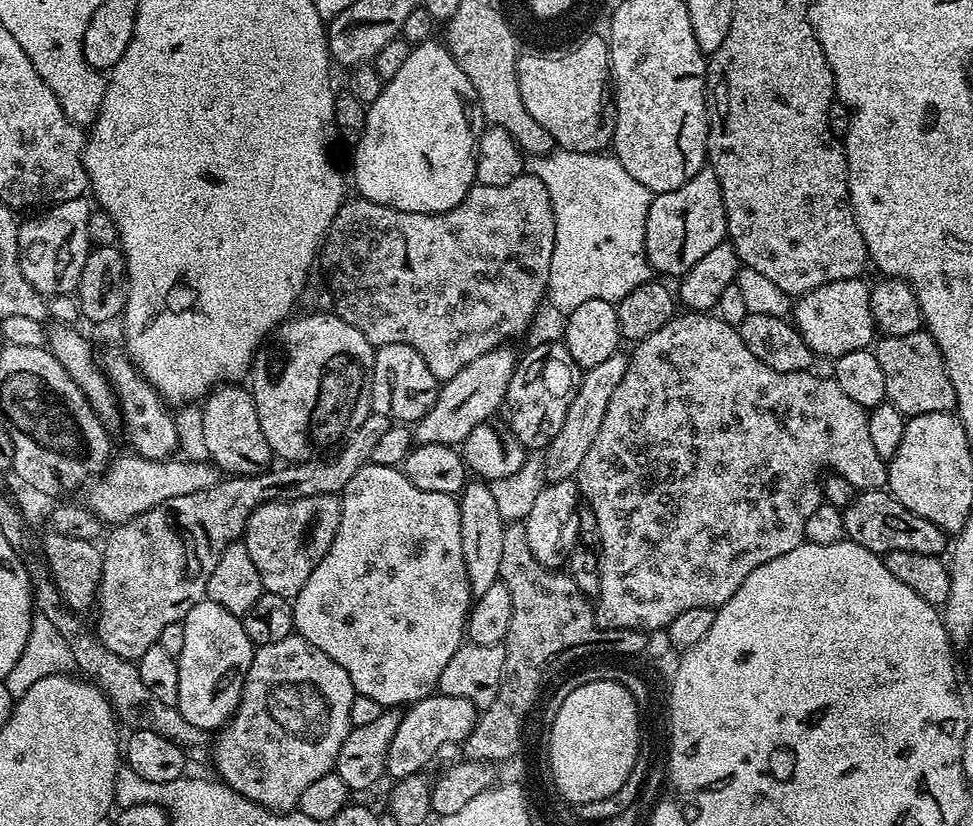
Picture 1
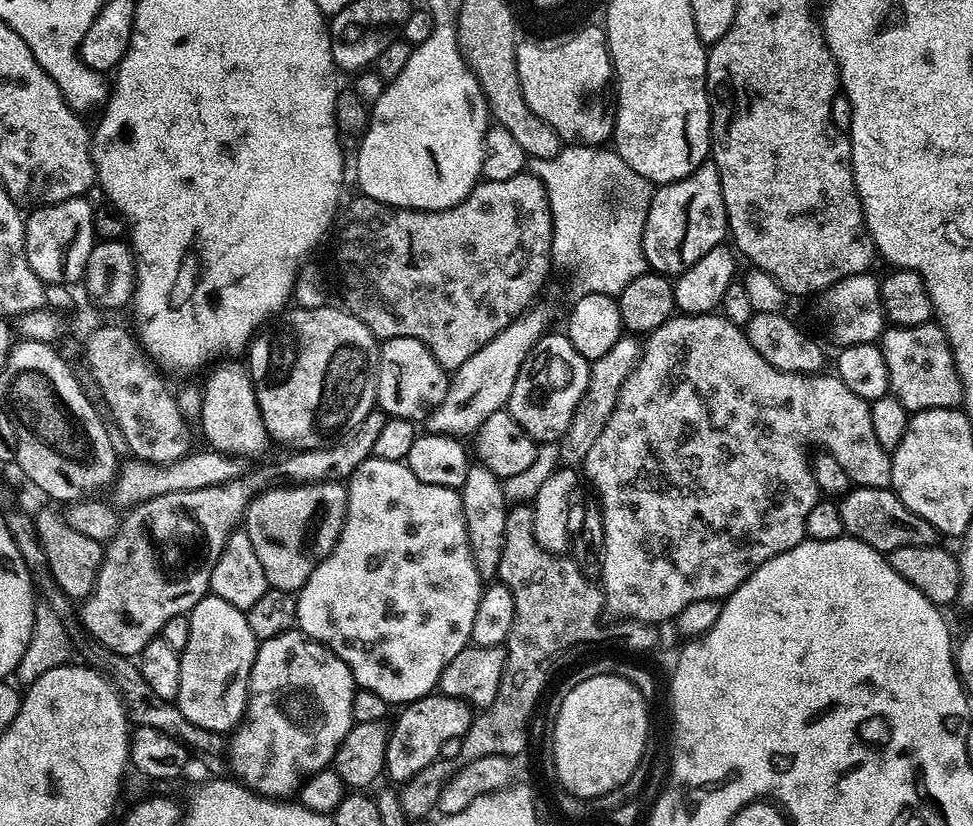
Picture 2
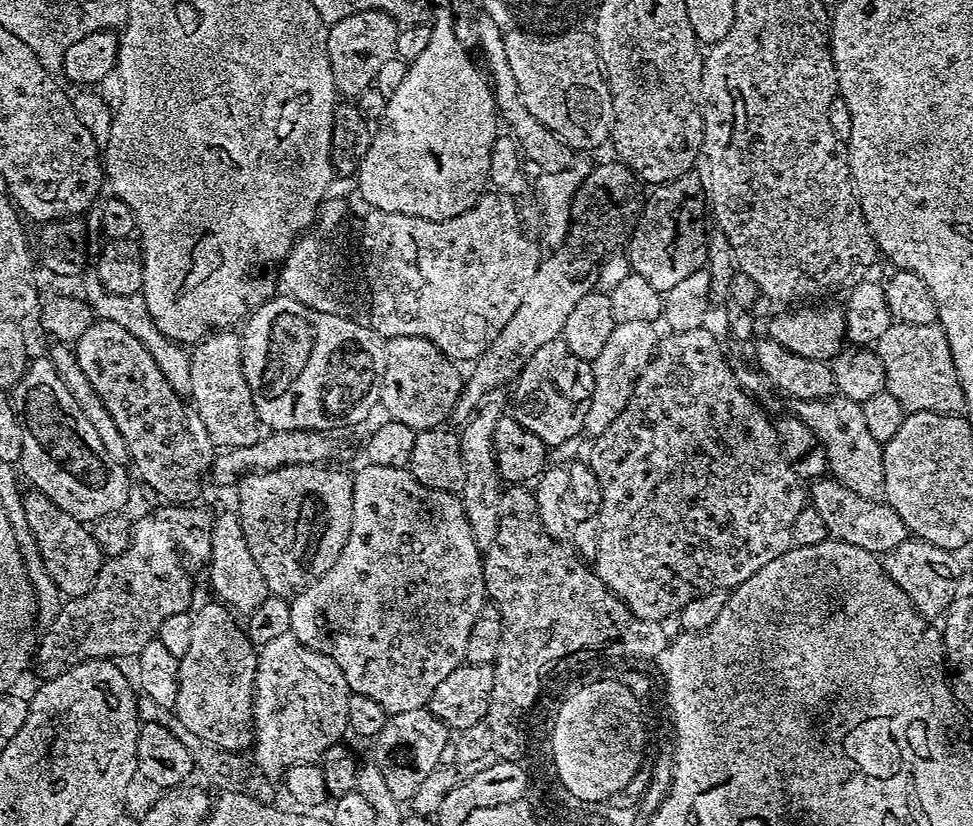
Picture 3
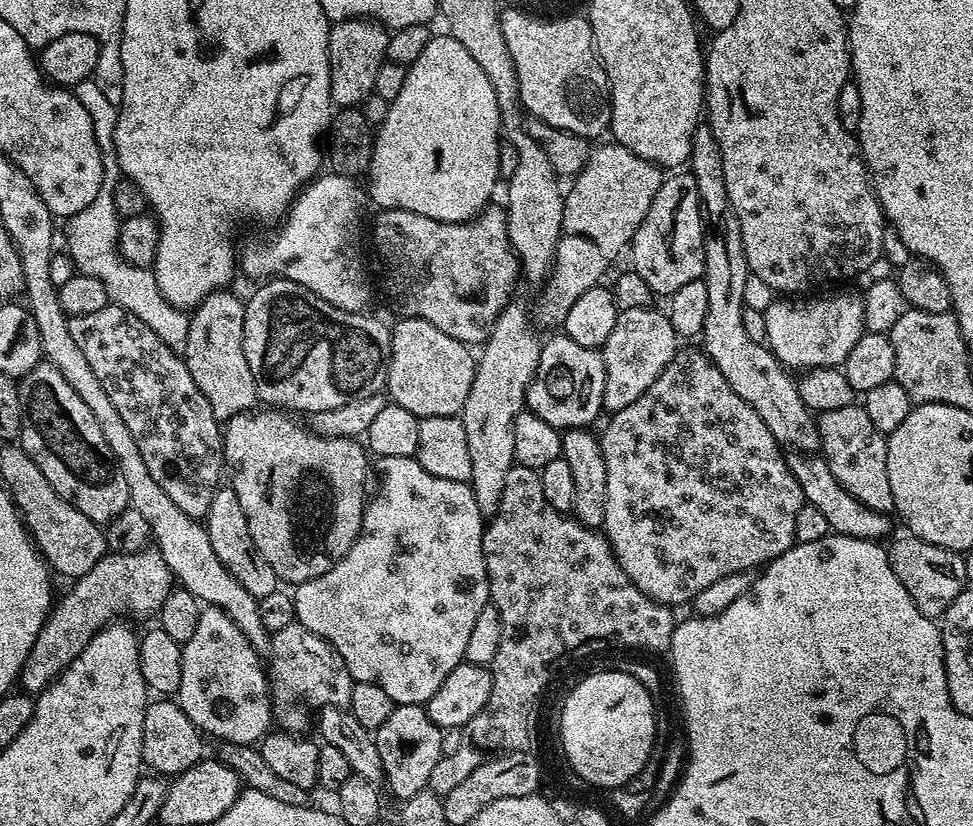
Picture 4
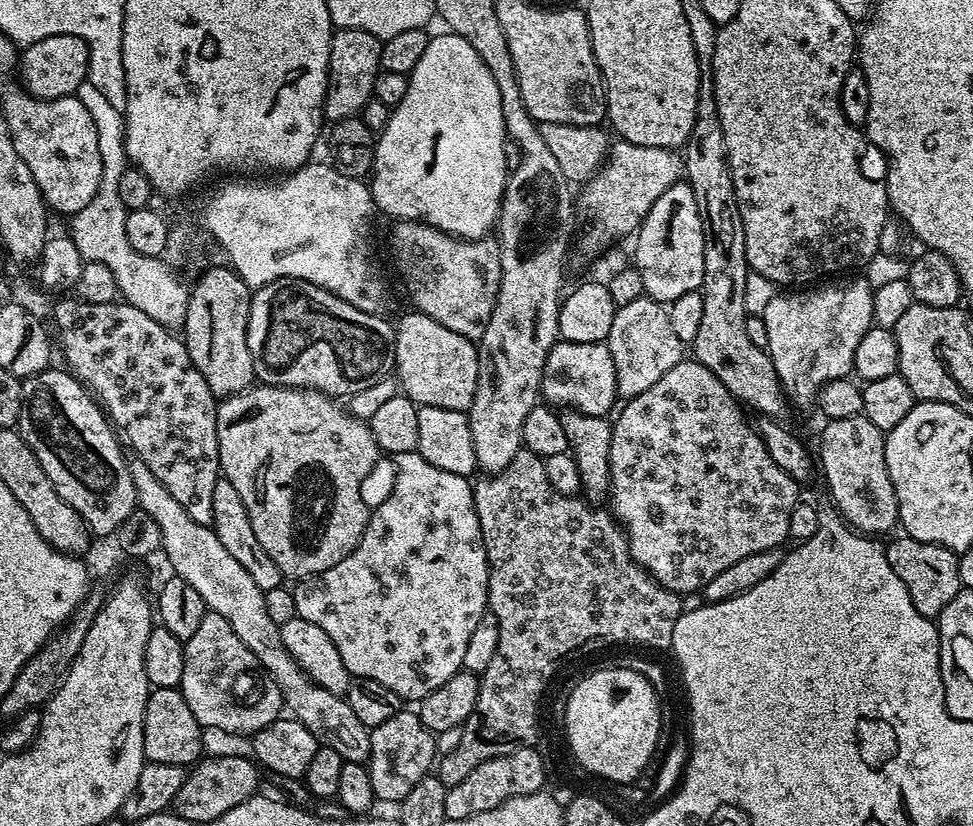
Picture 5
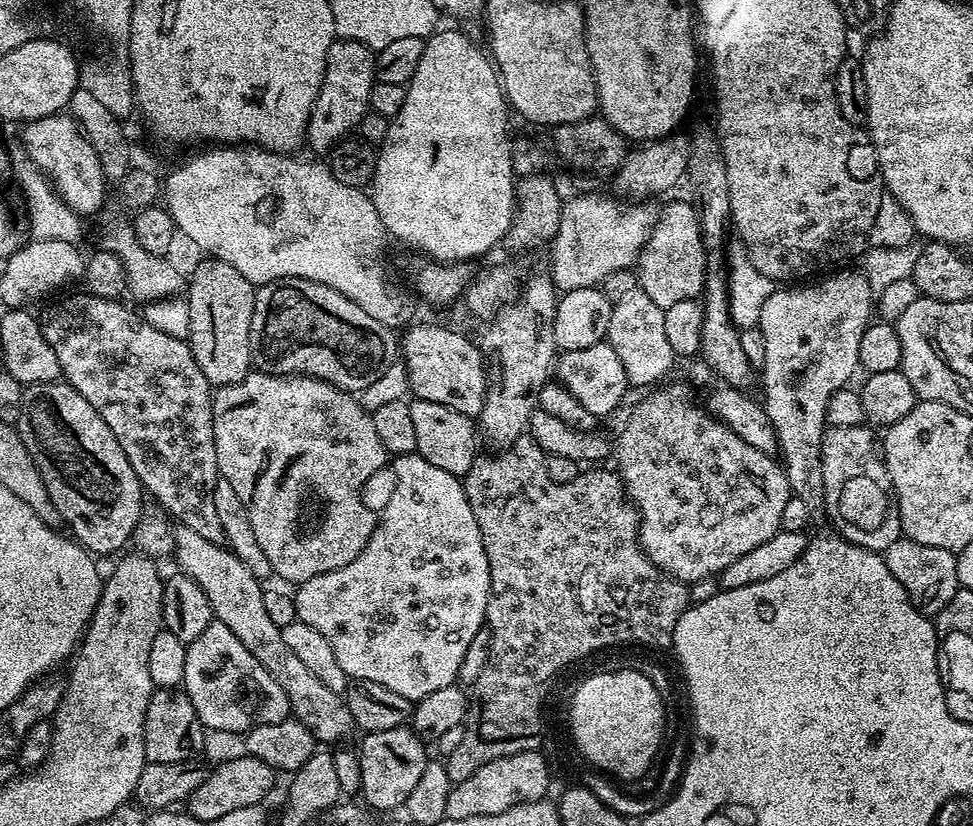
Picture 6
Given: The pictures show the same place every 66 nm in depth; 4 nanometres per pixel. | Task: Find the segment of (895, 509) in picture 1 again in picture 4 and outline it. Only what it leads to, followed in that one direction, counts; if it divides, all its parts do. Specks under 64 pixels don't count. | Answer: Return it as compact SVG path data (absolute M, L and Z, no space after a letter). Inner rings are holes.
M792 450L787 453L786 463L798 482L801 497L807 503L818 506L818 510L822 510L829 529L835 535L875 540L877 542L883 541L885 539L883 536L889 535L888 537L891 537L893 535L893 533L891 534L893 517L887 512L879 512L866 507L861 500L854 498L854 494L846 491L830 470L830 466L823 455L801 454Z

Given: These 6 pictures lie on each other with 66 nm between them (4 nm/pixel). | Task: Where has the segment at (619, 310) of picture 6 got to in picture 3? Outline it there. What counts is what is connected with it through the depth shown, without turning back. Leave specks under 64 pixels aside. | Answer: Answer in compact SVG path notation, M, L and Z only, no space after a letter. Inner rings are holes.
M622 322L617 324L616 329L610 334L606 346L597 354L596 359L591 361L594 378L594 390L590 398L590 410L586 410L586 422L584 423L583 435L595 438L626 410L630 398L634 394L634 388L640 376L647 370L648 364L656 356L658 347L657 325L653 322Z

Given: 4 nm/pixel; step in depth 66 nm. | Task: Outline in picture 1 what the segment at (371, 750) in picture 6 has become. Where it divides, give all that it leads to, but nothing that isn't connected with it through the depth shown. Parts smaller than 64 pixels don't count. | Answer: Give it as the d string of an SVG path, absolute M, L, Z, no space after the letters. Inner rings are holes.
M443 694L425 696L417 700L401 715L398 730L394 732L394 742L388 751L387 775L393 781L417 775L423 764L437 759L439 750L446 742L460 744L467 741L478 719L478 709L466 698L454 698Z

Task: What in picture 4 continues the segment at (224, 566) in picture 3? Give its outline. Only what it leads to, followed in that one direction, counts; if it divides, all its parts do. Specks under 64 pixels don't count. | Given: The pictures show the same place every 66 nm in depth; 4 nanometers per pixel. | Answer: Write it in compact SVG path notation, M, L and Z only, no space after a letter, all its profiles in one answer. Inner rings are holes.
M221 486L216 489L210 502L210 510L203 517L202 523L208 531L210 546L214 546L214 554L218 554L218 562L230 570L230 574L257 601L266 598L266 594L278 591L278 581L274 570L270 570L270 562L258 554L254 546L254 538L250 538L250 526L246 522L246 514L242 510L242 502L238 502L238 494L234 494L231 486Z

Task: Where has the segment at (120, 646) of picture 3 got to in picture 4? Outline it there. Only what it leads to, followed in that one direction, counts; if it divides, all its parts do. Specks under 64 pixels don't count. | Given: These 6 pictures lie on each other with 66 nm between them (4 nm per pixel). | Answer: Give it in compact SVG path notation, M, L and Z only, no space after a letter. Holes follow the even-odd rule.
M155 547L143 548L141 552L134 554L105 554L87 574L79 577L76 584L64 597L55 601L54 607L44 619L42 630L38 630L38 638L34 638L34 646L30 646L30 654L26 654L26 662L20 668L18 684L25 693L39 694L82 654L84 647L102 631L107 624L113 623L117 618L128 618L124 616L152 616L159 613L160 607L174 587L172 571L166 566L162 554Z

